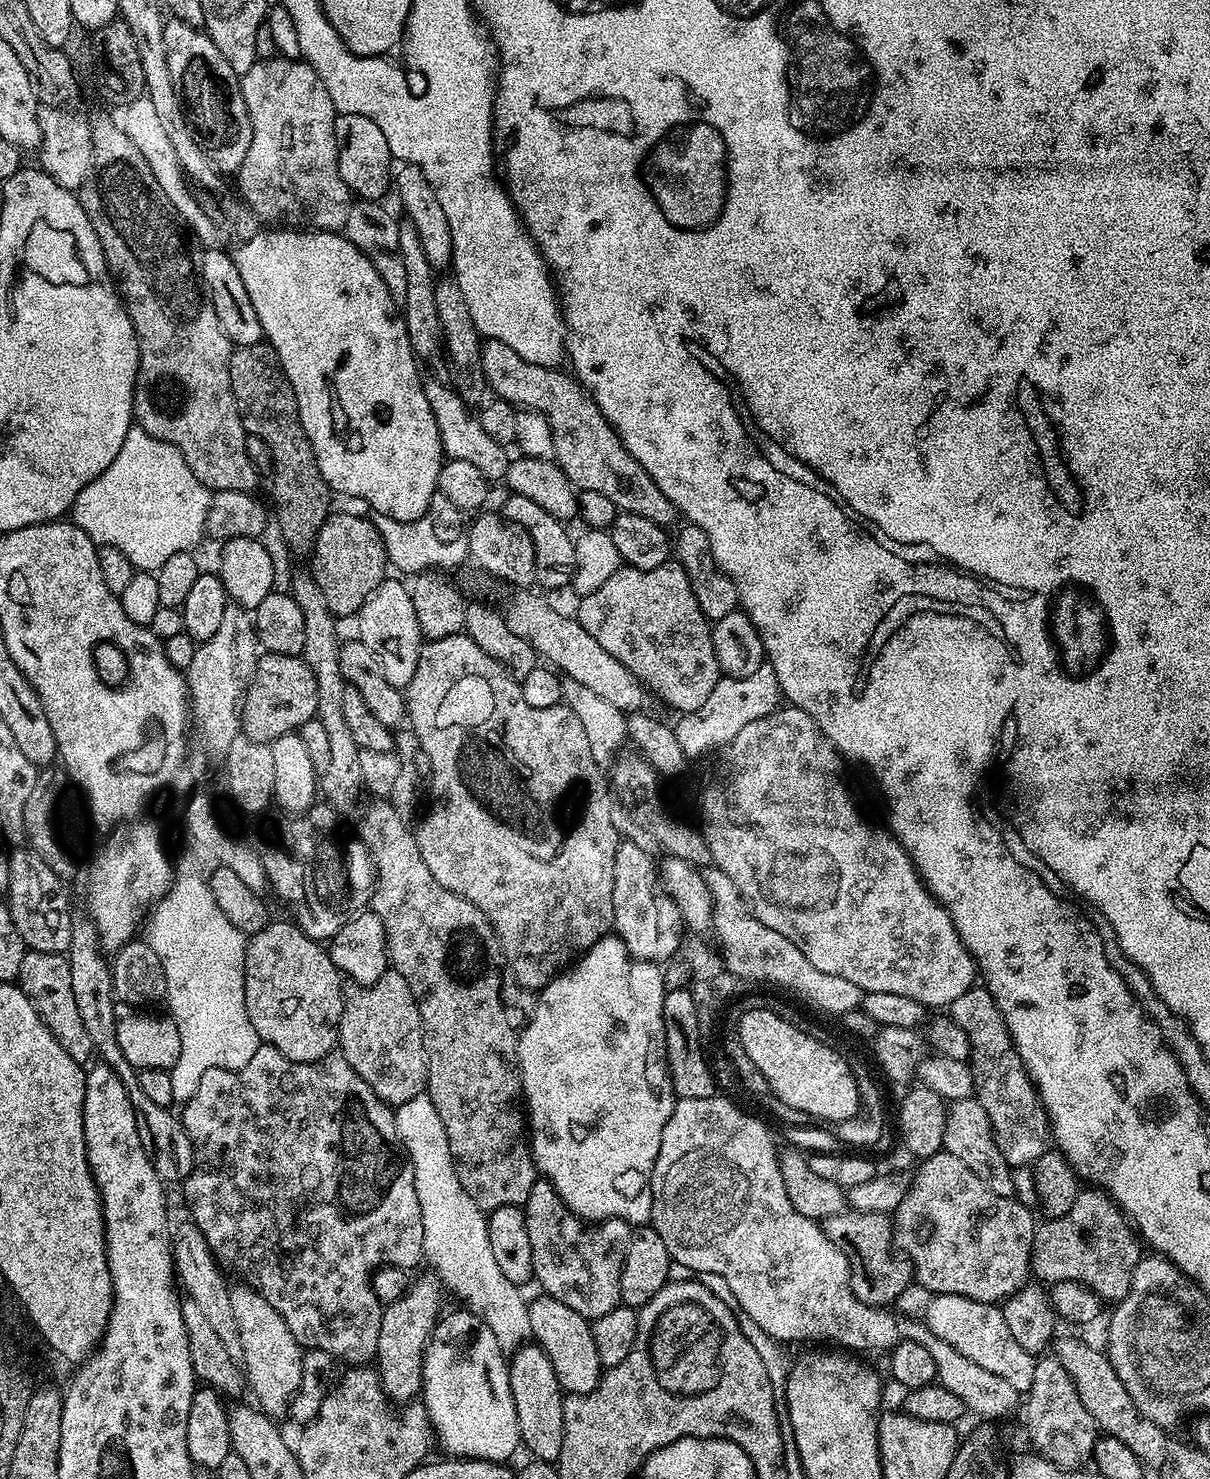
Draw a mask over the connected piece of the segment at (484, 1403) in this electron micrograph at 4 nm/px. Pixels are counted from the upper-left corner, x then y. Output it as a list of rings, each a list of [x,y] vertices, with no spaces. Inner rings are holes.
[[[459,1310],[441,1315],[436,1329],[428,1339],[422,1366],[422,1403],[434,1429],[435,1439],[452,1458],[466,1460],[511,1461],[516,1448],[521,1447],[518,1414],[514,1410],[514,1394],[510,1394],[508,1360],[498,1346],[498,1338],[476,1315]]]

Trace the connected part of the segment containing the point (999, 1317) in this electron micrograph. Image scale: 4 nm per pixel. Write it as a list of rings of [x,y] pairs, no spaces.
[[[954,1294],[933,1295],[926,1314],[922,1317],[928,1329],[942,1342],[954,1346],[958,1354],[966,1354],[970,1362],[978,1362],[982,1370],[990,1370],[990,1374],[998,1374],[998,1378],[1010,1382],[1014,1390],[1027,1394],[1030,1382],[1034,1382],[1034,1366],[1036,1360],[1033,1353],[1022,1350],[1018,1342],[1006,1327],[1003,1311],[996,1304],[983,1304],[965,1296]]]

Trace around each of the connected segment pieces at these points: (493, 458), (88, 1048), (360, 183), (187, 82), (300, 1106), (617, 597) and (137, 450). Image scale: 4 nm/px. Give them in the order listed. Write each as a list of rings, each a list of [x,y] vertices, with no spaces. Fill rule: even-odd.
[[[424,380],[424,393],[426,402],[430,402],[430,410],[434,410],[434,420],[438,422],[438,434],[442,438],[445,457],[458,462],[470,462],[482,470],[482,474],[490,482],[500,482],[510,463],[509,449],[505,445],[494,442],[486,430],[482,430],[479,419],[470,413],[469,405],[456,393],[455,387],[443,384],[440,380]],[[448,387],[448,388],[447,388]]]
[[[29,950],[22,958],[18,983],[26,998],[30,998],[34,1010],[42,1018],[49,1034],[58,1042],[58,1046],[62,1046],[62,1050],[66,1050],[70,1058],[81,1062],[91,1061],[94,1056],[92,1039],[82,1023],[82,1014],[78,1014],[78,1006],[74,1003],[74,985],[70,979],[70,962],[67,955]]]
[[[339,113],[336,118],[336,145],[338,146],[338,170],[342,182],[346,182],[353,197],[379,201],[390,192],[394,180],[394,157],[386,142],[386,134],[378,130],[378,122],[362,114]]]
[[[169,19],[164,25],[166,61],[170,68],[174,90],[177,92],[184,114],[188,117],[188,127],[191,128],[202,154],[210,158],[212,165],[221,174],[235,174],[240,171],[246,158],[246,150],[250,150],[252,127],[250,114],[246,110],[246,102],[242,98],[240,77],[234,74],[230,62],[222,58],[222,50],[214,46],[214,42],[201,28],[190,26],[181,20]]]
[[[261,1043],[260,1048],[254,1054],[254,1058],[250,1058],[248,1065],[244,1068],[239,1068],[236,1072],[231,1072],[225,1068],[206,1070],[206,1074],[202,1074],[202,1082],[198,1082],[198,1090],[194,1090],[191,1098],[182,1105],[182,1119],[184,1121],[184,1129],[190,1138],[192,1149],[194,1150],[192,1173],[188,1175],[187,1180],[183,1181],[182,1188],[184,1188],[185,1198],[188,1199],[188,1208],[192,1211],[192,1216],[190,1216],[191,1223],[200,1227],[200,1233],[204,1235],[209,1247],[212,1248],[216,1256],[225,1265],[233,1264],[245,1276],[241,1277],[256,1291],[261,1292],[270,1302],[270,1306],[274,1306],[274,1310],[278,1310],[278,1314],[282,1314],[282,1322],[286,1322],[286,1326],[290,1326],[290,1334],[294,1334],[294,1338],[300,1343],[301,1348],[305,1350],[317,1348],[325,1352],[329,1358],[341,1356],[342,1359],[349,1360],[347,1363],[352,1366],[367,1365],[376,1355],[378,1330],[382,1330],[382,1314],[384,1313],[380,1299],[376,1297],[372,1289],[373,1272],[377,1268],[385,1266],[412,1270],[412,1267],[419,1260],[423,1261],[425,1259],[424,1239],[422,1238],[422,1206],[418,1206],[418,1190],[414,1186],[414,1166],[412,1165],[412,1159],[408,1157],[408,1151],[404,1148],[402,1138],[398,1134],[395,1111],[389,1105],[384,1104],[382,1098],[378,1098],[378,1094],[374,1094],[374,1090],[370,1090],[370,1086],[366,1086],[366,1082],[362,1082],[362,1078],[358,1078],[358,1074],[354,1074],[354,1066],[350,1066],[350,1062],[346,1062],[346,1058],[339,1050],[334,1050],[330,1054],[323,1056],[321,1060],[315,1060],[314,1062],[294,1062],[290,1058],[286,1058],[286,1054],[282,1054],[274,1046]]]
[[[669,562],[658,566],[654,570],[638,570],[637,568],[622,566],[608,581],[602,586],[598,586],[598,590],[580,597],[580,609],[576,614],[576,619],[586,630],[586,634],[590,634],[590,638],[594,638],[594,642],[598,642],[598,646],[602,646],[602,650],[606,650],[606,654],[614,654],[614,658],[618,658],[618,662],[622,662],[622,666],[626,666],[626,670],[630,670],[630,674],[638,677],[655,699],[657,696],[658,699],[665,700],[670,707],[677,708],[677,713],[685,714],[698,710],[707,701],[711,690],[714,689],[715,684],[722,677],[718,666],[718,658],[714,654],[712,624],[702,614],[702,610],[698,606],[698,598],[694,598],[694,590],[690,586],[690,578],[678,562]]]
[[[139,426],[132,427],[122,442],[122,450],[118,450],[118,458],[106,466],[106,470],[98,478],[94,478],[76,495],[70,509],[71,523],[93,540],[97,546],[114,546],[130,558],[130,562],[141,572],[155,573],[170,558],[179,552],[192,552],[206,533],[206,516],[210,510],[212,497],[210,490],[198,478],[194,478],[194,470],[186,466],[186,458],[170,442],[162,442]]]

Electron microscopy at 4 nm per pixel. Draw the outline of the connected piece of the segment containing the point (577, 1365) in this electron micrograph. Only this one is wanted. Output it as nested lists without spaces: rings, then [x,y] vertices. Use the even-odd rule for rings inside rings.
[[[540,1294],[537,1300],[529,1299],[528,1313],[532,1340],[539,1344],[540,1349],[550,1358],[550,1366],[554,1366],[554,1374],[558,1374],[561,1389],[574,1396],[590,1394],[590,1390],[598,1386],[602,1375],[591,1323],[582,1314],[570,1310],[570,1306],[562,1306],[562,1302],[547,1294]]]

